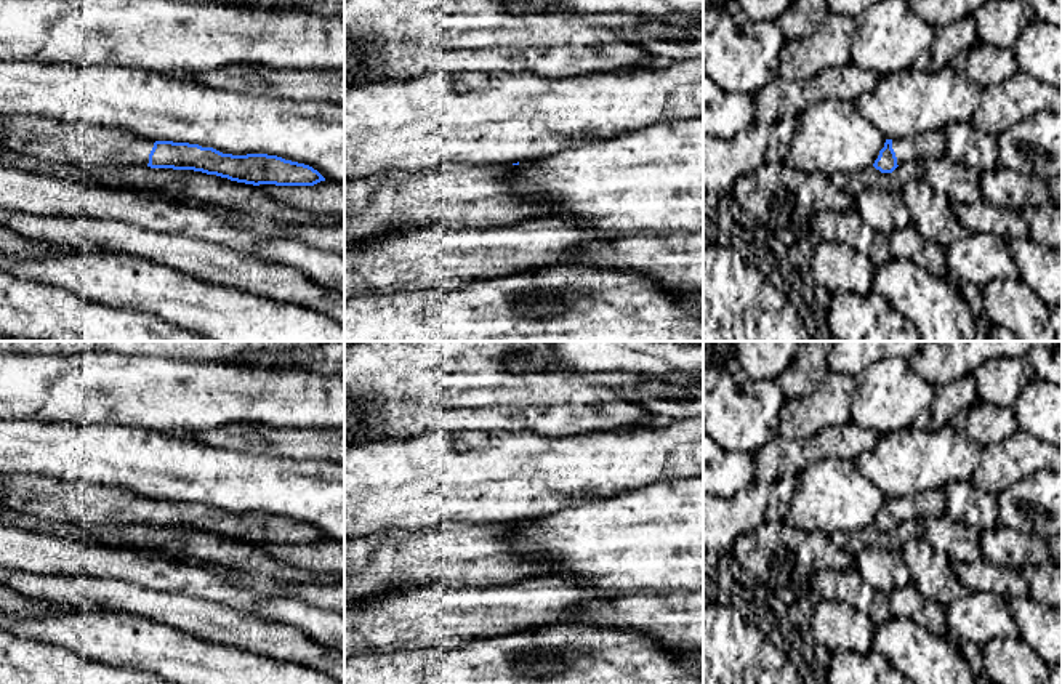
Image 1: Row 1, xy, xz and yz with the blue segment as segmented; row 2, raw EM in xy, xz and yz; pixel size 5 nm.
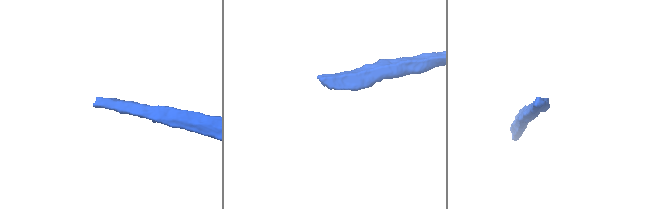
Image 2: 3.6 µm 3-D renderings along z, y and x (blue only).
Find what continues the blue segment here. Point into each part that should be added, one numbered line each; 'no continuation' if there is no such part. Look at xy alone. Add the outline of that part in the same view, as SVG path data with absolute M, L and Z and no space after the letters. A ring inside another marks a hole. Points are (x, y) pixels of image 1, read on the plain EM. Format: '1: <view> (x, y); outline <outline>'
1: xy (56, 502); outline M0 474L0 505L50 522L149 522L154 498L135 492L85 482L59 482L38 474Z

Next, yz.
1: yz (929, 503); outline M927 490L918 495L892 498L897 524L915 519L924 522L927 517L943 514L943 490Z

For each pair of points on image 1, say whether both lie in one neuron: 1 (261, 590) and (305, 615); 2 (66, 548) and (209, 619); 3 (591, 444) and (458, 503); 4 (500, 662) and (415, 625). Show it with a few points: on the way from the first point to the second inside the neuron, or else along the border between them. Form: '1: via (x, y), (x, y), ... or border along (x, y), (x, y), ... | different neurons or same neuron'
1: border along (236, 585), (258, 596), (293, 596), (308, 604) | different neurons
2: border along (109, 579), (156, 590), (180, 591), (183, 595) | different neurons
3: via (558, 471), (492, 478) | same neuron
4: border along (508, 633), (471, 639) | different neurons

